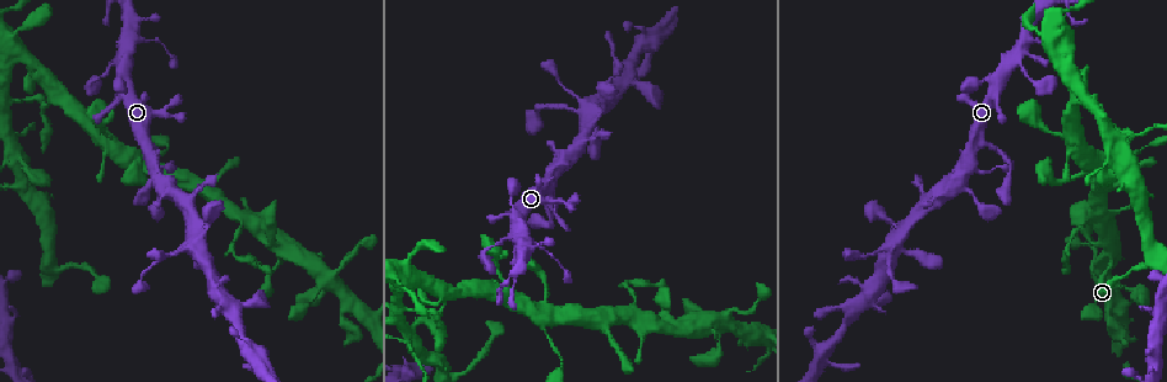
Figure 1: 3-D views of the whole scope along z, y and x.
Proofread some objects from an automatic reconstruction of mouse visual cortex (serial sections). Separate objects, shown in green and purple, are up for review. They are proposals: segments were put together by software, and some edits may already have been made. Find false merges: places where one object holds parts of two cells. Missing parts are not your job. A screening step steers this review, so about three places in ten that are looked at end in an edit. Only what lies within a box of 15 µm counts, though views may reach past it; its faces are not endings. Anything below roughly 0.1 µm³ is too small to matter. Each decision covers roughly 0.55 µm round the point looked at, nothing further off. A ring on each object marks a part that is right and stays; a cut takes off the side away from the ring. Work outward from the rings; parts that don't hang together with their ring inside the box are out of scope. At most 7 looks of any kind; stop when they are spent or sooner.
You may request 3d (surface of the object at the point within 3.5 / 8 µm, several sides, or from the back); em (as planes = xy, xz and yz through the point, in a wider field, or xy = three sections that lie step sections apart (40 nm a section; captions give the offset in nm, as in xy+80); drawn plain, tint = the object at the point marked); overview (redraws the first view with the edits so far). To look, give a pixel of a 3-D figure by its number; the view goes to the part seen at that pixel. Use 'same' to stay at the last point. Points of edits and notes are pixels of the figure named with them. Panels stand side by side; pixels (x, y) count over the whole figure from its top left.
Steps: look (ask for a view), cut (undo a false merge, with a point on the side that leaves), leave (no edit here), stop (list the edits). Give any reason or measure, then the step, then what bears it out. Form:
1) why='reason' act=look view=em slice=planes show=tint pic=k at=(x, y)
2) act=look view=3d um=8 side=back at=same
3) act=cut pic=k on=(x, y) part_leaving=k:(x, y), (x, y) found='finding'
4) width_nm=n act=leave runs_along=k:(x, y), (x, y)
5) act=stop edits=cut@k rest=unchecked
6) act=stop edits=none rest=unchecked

why='thick turns thin' act=look view=3d um=3.5 pic=1 at=(244, 217)

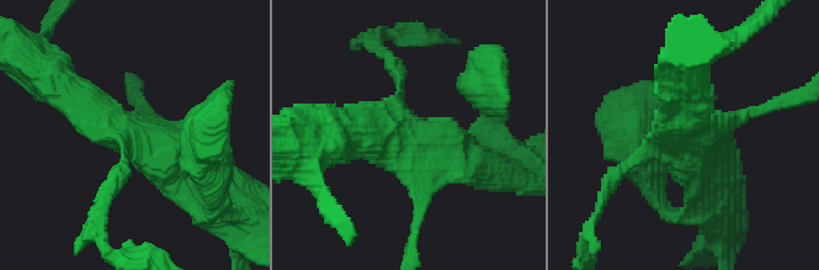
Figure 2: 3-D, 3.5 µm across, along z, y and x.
why='shape alone is not enough' act=look view=em slice=xy step=5 show=tint pic=2 at=(674, 138)

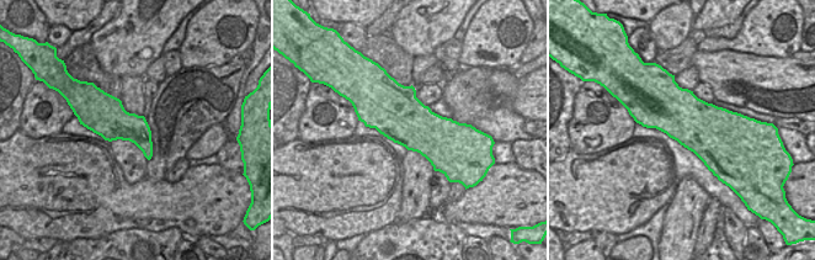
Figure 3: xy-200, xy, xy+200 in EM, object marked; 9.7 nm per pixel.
act=leave runs_along=2:(207, 180), (75, 96) found='one cell here'

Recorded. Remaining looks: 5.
why='calibre changes' act=look view=3d um=8 pic=1 at=(21, 53)

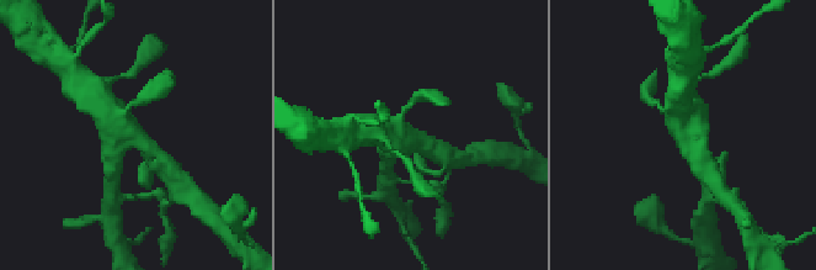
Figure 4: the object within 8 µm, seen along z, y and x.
act=look view=3d um=3.5 side=back pic=4 at=(136, 134)

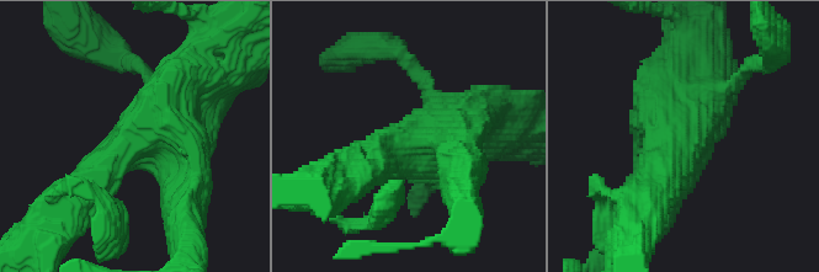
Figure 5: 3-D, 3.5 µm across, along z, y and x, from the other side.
act=leave runs_along=5:(94, 177), (158, 136), (185, 203) found='one cell here'

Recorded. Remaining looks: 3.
why='thin neck' act=look view=3d um=3.5 pic=1 at=(443, 306)

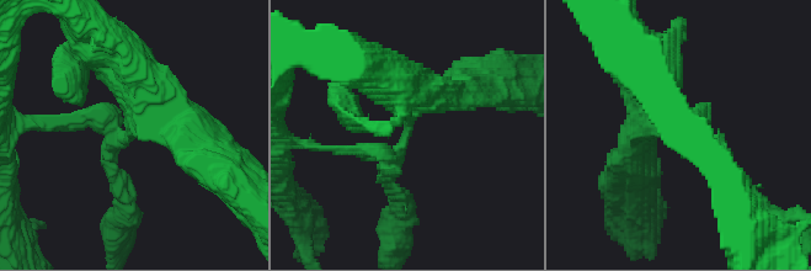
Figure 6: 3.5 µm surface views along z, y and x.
why='need the tissue' act=look view=em slice=xy step=5 show=tint pic=6 at=(126, 134)

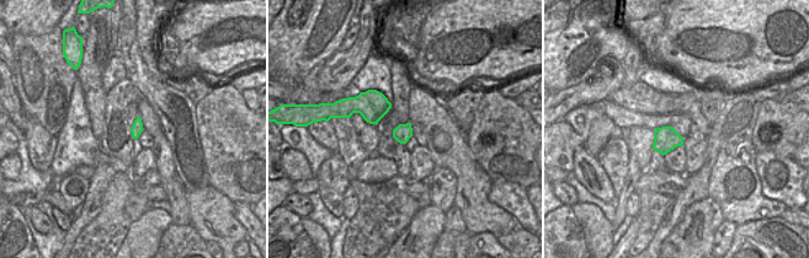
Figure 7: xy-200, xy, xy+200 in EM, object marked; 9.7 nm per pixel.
act=leave runs_along=6:(644, 111), (741, 179) found='one cell here'

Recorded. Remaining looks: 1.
act=stop edits=none rest=unchecked

